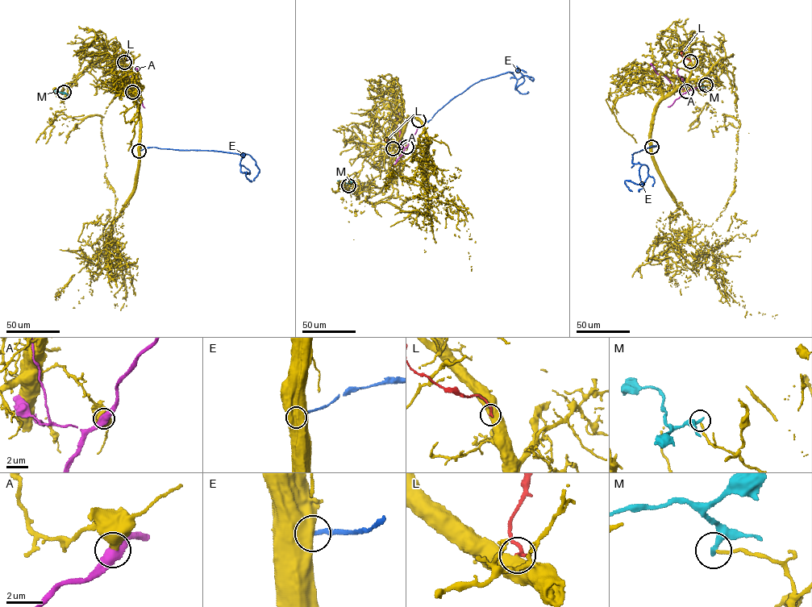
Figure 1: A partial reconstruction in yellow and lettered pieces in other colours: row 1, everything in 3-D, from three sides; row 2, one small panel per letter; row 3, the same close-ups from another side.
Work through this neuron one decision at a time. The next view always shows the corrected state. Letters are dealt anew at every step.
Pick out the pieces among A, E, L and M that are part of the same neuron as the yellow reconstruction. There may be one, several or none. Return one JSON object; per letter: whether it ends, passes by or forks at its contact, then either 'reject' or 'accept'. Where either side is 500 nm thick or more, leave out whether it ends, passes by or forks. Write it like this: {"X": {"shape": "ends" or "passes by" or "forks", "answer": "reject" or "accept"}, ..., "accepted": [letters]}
{"A": {"answer": "reject"}, "E": {"answer": "reject"}, "L": {"answer": "reject"}, "M": {"shape": "ends", "answer": "reject"}, "accepted": []}

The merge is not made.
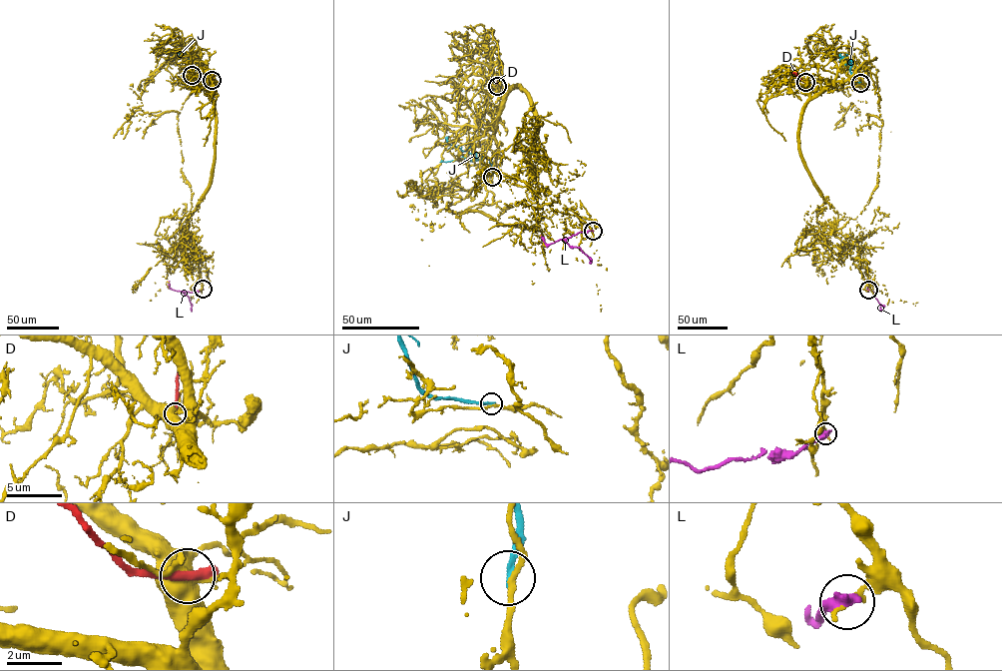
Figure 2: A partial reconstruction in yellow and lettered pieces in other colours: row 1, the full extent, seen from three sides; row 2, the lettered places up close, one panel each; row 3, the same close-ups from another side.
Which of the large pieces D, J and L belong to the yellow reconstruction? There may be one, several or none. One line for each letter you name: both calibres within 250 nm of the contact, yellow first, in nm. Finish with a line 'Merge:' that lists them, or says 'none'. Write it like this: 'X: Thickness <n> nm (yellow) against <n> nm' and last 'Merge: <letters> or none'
Merge: none

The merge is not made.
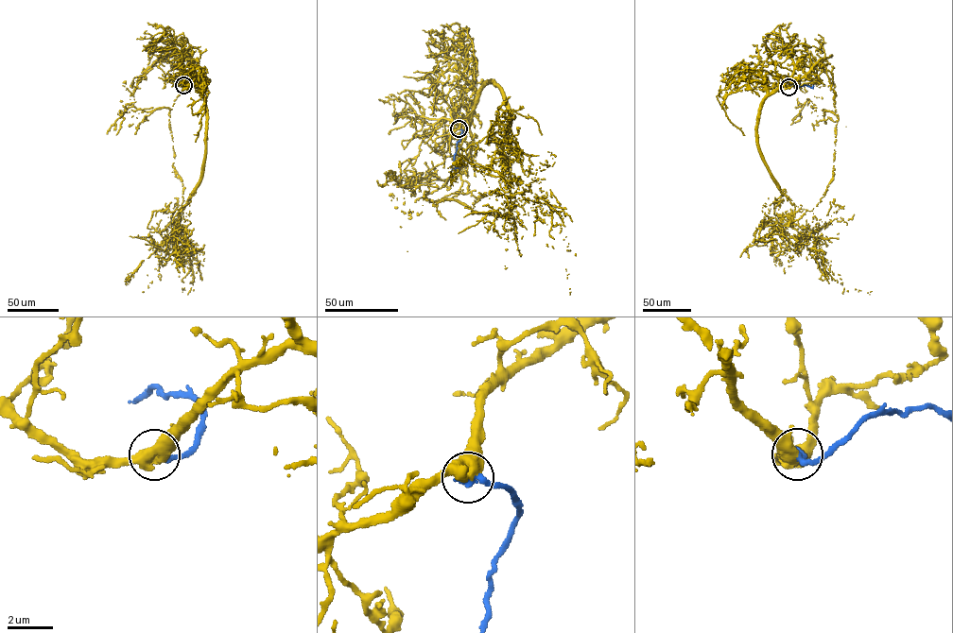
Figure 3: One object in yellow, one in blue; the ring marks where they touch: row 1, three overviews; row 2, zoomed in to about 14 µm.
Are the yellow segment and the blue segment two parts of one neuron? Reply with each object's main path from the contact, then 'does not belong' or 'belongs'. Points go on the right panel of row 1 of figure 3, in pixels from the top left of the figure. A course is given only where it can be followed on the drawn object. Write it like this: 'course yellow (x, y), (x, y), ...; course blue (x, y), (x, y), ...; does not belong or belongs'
course yellow (788, 87), (771, 93), (757, 122), (768, 171), (795, 207), (779, 227), (823, 254), (847, 291), (872, 291); course blue (788, 87), (806, 85), (812, 87), (816, 81); belongs

